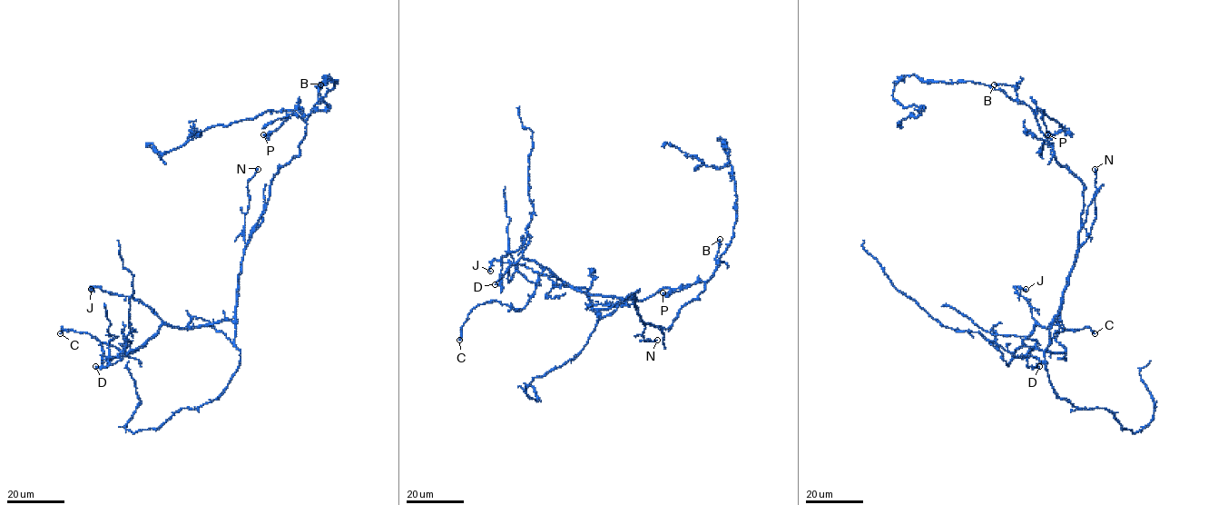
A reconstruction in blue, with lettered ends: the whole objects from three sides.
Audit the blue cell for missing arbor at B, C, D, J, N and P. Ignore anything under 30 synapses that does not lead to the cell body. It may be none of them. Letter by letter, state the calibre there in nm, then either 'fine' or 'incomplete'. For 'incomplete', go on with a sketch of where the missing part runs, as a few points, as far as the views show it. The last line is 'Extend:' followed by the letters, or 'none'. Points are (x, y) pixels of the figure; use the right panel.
B: calibre 380 nm; fine
C: calibre 170 nm; fine
D: calibre 190 nm; fine
J: calibre 200 nm; fine
N: calibre 190 nm; fine
P: calibre 170 nm; fine
Extend: none

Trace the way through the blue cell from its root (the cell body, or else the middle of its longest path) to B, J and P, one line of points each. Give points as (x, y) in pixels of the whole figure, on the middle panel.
B: (653, 325), (669, 329), (680, 310), (694, 299), (699, 300), (705, 282), (718, 264), (715, 257), (720, 239)
J: (653, 325), (641, 319), (633, 298), (577, 292), (556, 277), (509, 262), (494, 260), (490, 271)
P: (653, 325), (669, 329), (680, 310), (699, 300), (705, 282), (687, 284), (669, 295), (663, 292)

